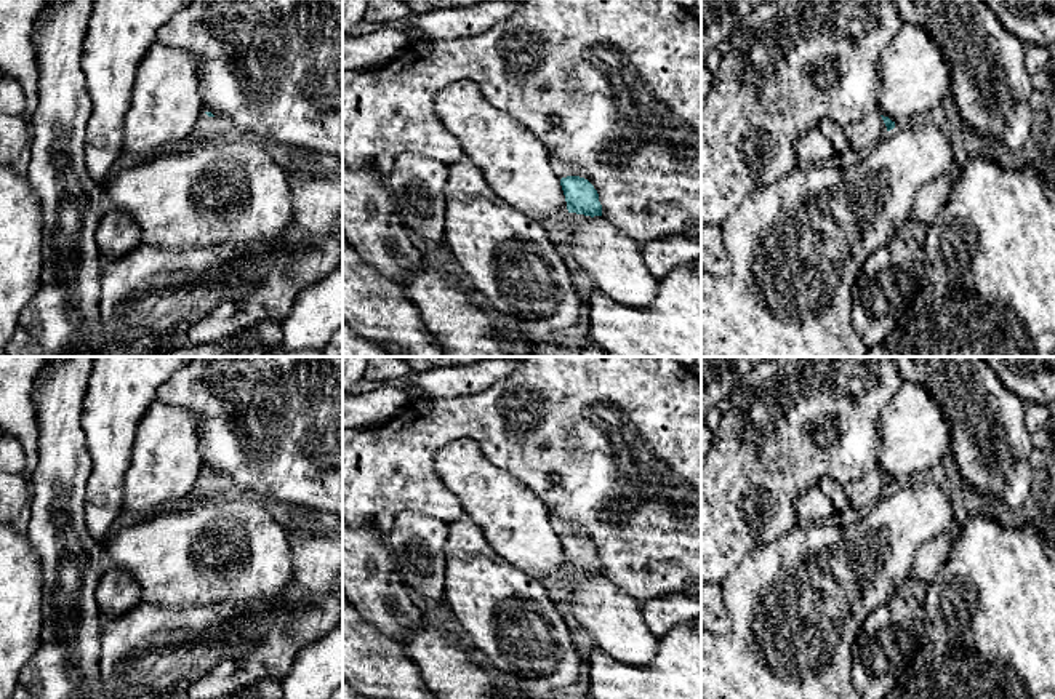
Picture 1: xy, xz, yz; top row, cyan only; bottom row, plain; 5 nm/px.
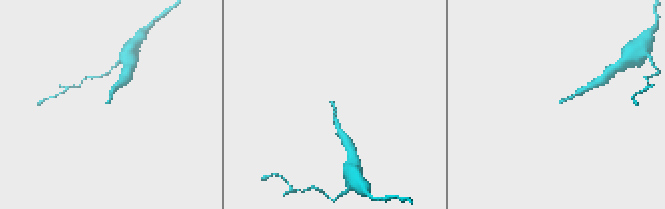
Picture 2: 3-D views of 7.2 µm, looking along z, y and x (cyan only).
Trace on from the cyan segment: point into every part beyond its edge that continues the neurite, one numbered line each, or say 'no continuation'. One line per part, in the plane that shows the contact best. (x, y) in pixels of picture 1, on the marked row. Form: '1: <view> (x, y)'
1: xz (561, 170)

